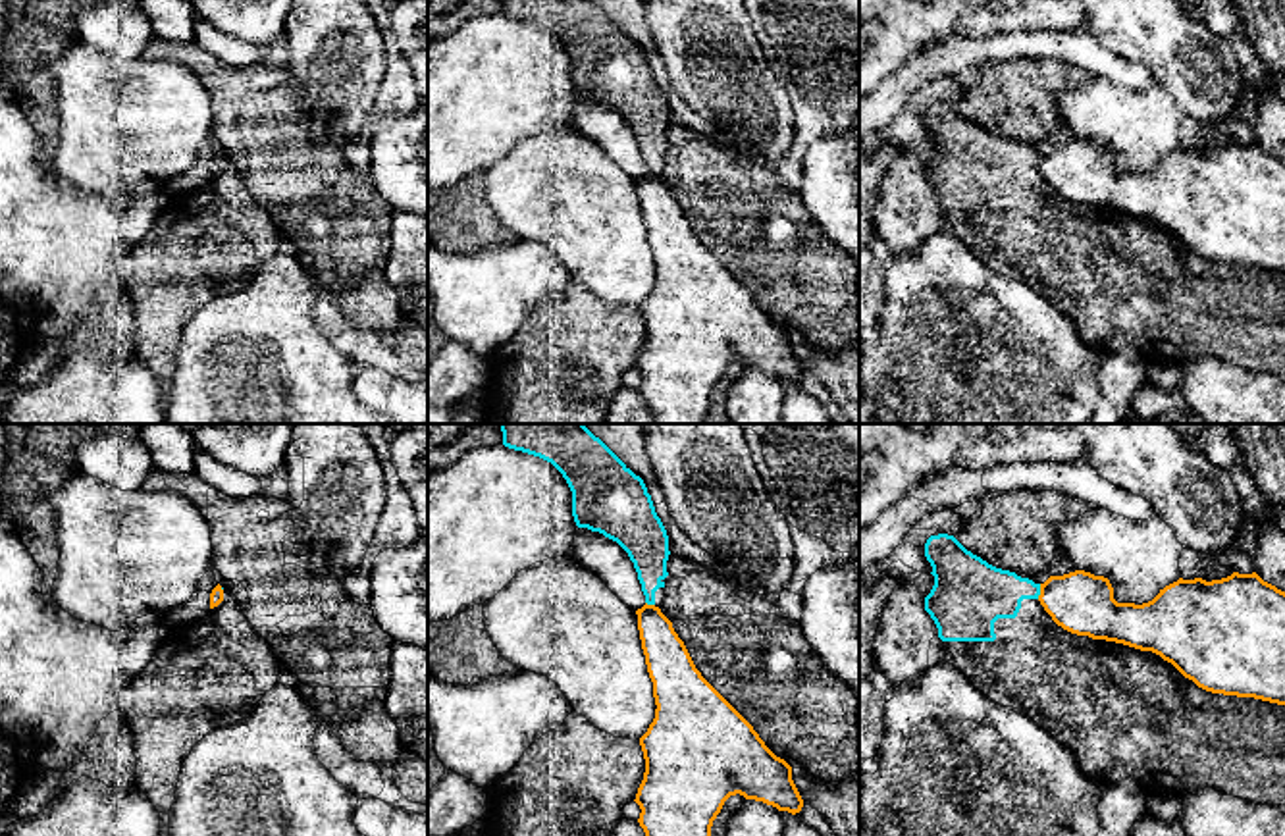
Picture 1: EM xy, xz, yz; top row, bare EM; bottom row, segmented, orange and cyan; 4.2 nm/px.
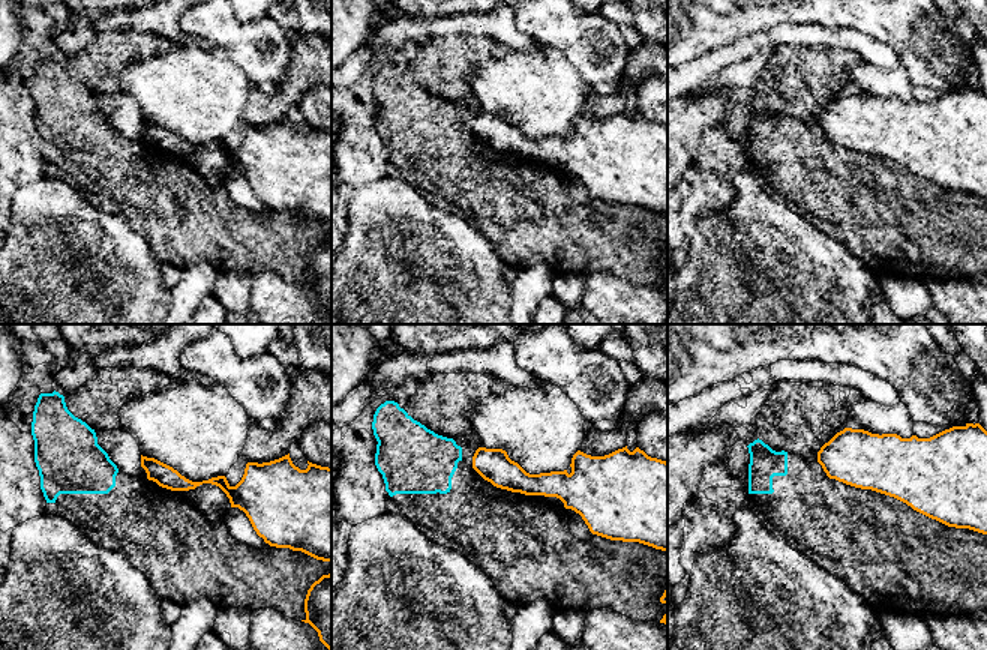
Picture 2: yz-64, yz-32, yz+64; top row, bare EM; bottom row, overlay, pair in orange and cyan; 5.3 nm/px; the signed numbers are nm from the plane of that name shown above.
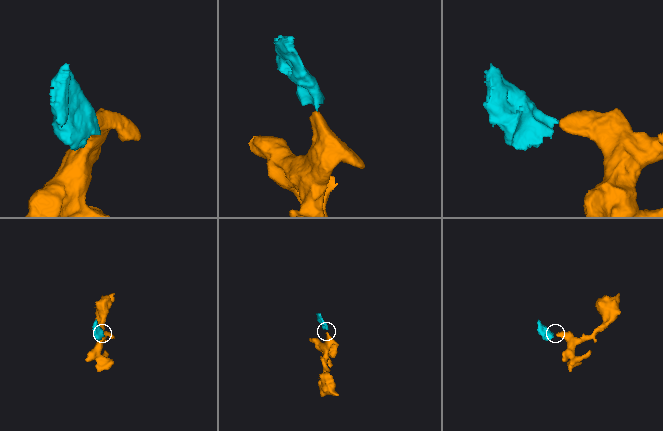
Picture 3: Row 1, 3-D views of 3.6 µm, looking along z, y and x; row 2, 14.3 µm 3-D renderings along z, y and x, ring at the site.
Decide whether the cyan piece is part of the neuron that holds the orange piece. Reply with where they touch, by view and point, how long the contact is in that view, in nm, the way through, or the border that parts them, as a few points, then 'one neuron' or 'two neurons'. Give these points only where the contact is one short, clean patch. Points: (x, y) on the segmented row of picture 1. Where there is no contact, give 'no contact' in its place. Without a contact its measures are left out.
meets orange in yz at (1041, 592); contact 70 nm long; border along yz (1041, 584), (1037, 598); two neurons

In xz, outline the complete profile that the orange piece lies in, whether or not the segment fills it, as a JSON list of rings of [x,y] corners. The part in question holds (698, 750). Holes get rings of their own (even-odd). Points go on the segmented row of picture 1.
[[[655,605],[636,611],[642,649],[653,682],[655,718],[640,738],[645,759],[636,794],[645,836],[711,836],[711,826],[730,796],[800,813],[803,799],[792,767],[776,757],[753,726],[701,676],[672,622]]]

